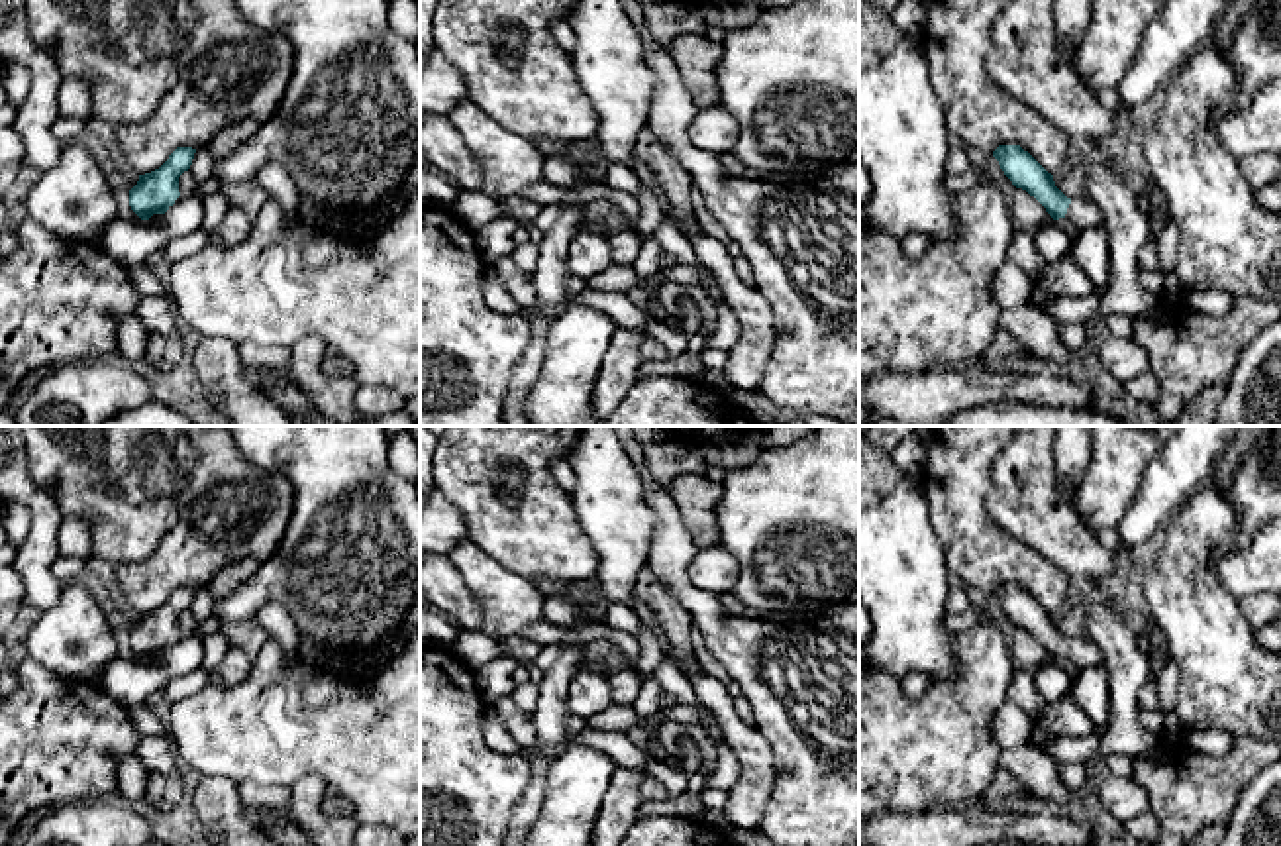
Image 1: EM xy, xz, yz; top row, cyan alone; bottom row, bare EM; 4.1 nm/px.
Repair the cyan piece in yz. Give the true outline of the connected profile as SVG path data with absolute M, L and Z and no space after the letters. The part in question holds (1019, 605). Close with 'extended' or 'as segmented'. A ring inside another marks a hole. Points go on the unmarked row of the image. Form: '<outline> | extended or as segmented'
M999 585L993 597L1012 624L1034 636L1053 660L1067 658L1079 669L1104 665L1102 652L1097 644L1081 638L1067 638L1055 626L1053 614L1020 585Z | extended

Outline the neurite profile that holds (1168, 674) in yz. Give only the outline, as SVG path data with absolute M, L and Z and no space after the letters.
M1173 660L1157 665L1155 669L1157 681L1157 703L1163 713L1175 711L1177 695L1179 695L1179 667Z

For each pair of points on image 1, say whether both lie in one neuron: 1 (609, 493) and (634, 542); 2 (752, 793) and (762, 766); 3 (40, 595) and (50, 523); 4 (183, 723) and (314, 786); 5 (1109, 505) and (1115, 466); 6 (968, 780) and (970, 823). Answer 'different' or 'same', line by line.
1: same
2: same
3: same
4: different
5: same
6: different

